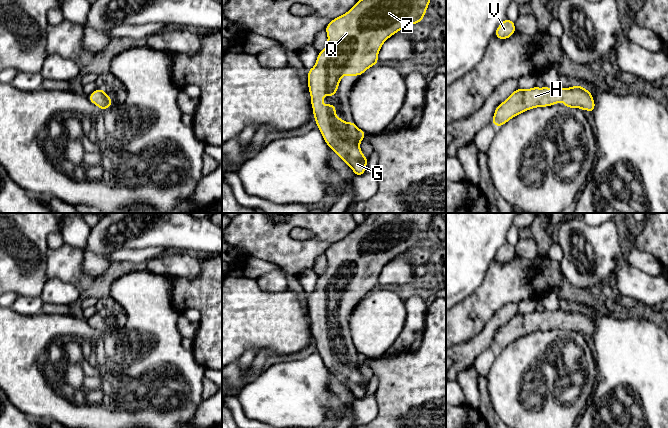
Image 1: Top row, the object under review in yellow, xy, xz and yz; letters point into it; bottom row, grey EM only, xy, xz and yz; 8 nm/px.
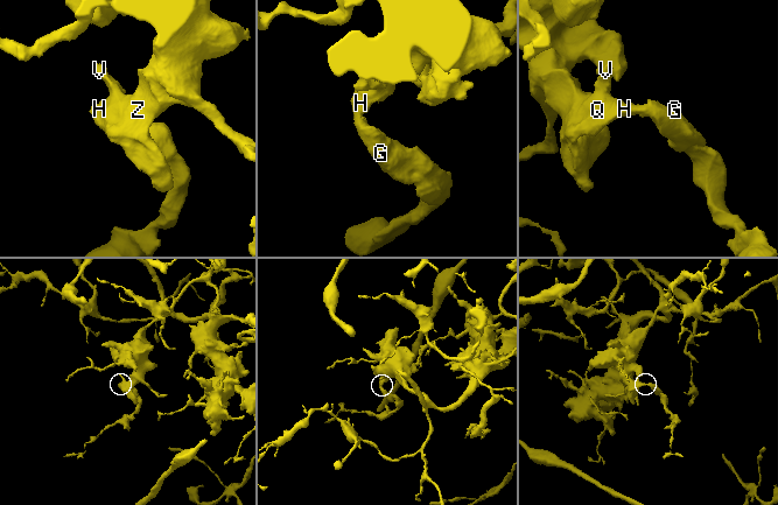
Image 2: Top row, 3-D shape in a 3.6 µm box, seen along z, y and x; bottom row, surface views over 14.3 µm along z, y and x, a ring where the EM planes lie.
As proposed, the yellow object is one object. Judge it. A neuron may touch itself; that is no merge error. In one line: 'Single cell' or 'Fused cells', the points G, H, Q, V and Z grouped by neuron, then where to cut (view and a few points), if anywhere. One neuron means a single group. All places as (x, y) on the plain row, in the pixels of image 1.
Single cell. Groups: G H Q V Z. No split

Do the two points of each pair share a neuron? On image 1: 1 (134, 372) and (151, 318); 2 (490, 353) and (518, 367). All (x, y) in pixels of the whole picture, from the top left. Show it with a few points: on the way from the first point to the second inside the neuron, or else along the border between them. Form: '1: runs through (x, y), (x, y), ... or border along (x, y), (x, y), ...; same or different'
1: runs through (147, 359), (158, 348), (159, 340), (154, 331); same
2: border along (499, 351), (489, 372), (485, 376); different

